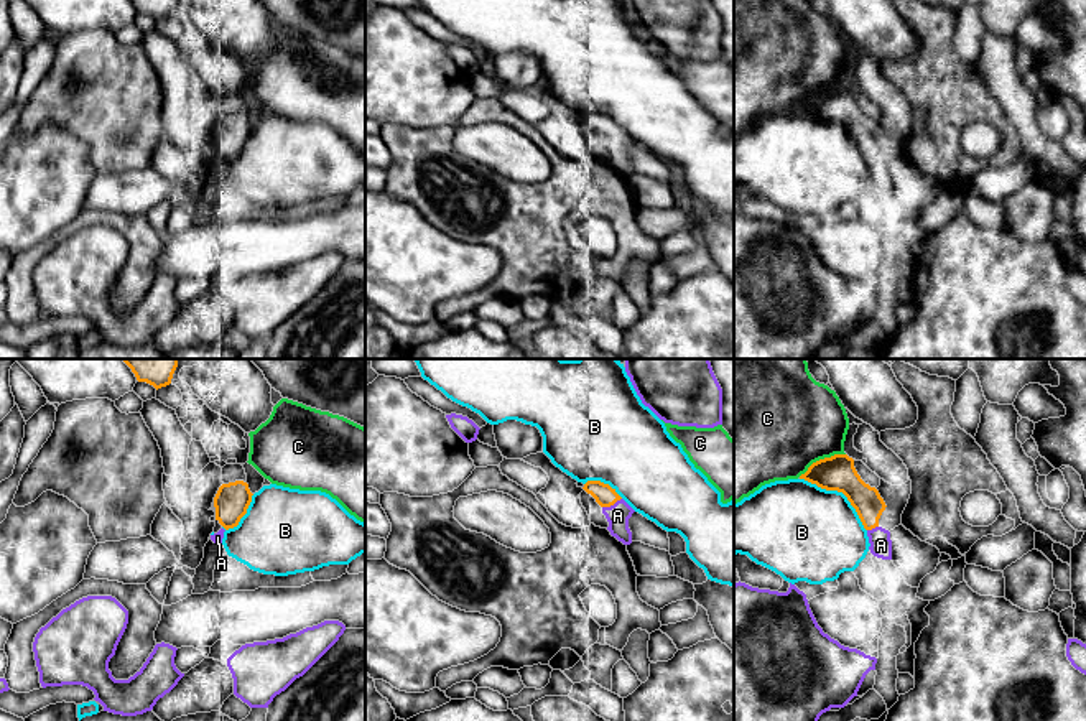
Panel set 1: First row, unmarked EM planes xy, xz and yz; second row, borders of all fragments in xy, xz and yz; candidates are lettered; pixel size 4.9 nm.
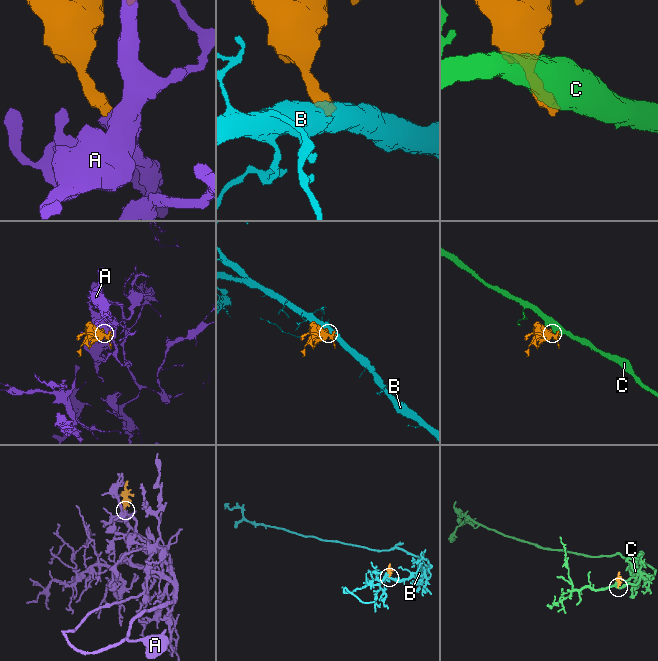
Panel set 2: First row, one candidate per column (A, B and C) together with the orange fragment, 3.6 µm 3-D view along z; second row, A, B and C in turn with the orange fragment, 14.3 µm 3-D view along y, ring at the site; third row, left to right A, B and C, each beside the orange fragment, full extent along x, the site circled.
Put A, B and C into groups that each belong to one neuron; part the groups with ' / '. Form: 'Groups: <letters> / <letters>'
Groups: A / B / C

